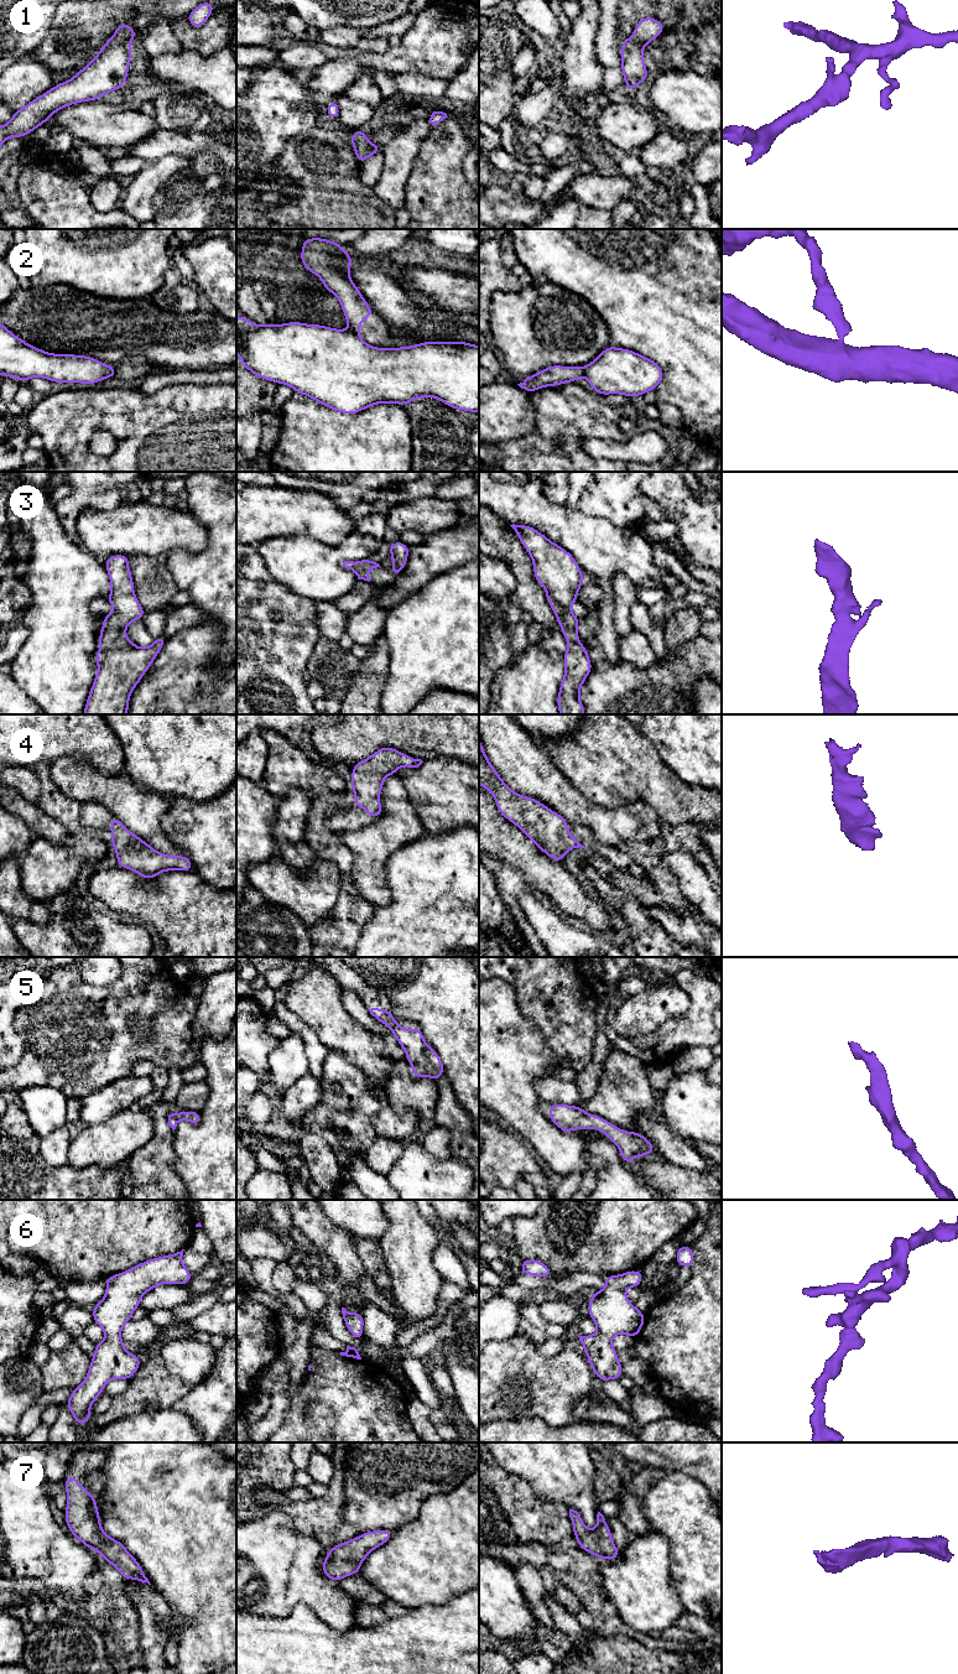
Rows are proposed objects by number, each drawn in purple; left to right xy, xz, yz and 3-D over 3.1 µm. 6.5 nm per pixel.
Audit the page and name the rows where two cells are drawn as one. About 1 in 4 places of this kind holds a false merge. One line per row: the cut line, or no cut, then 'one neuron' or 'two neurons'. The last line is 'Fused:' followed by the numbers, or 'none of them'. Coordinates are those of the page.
1: cut none; one neuron
2: cut xz (350, 329), (358, 336); two neurons
3: cut none; one neuron
4: cut none; one neuron
5: cut none; one neuron
6: cut none; one neuron
7: cut none; one neuron
Fused: 2

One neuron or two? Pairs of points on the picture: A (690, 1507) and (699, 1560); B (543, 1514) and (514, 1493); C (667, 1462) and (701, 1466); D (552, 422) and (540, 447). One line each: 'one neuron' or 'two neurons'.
A: one neuron
B: one neuron
C: one neuron
D: one neuron

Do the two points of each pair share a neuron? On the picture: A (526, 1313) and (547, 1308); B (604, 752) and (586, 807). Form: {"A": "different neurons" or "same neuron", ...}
{"A": "different neurons", "B": "different neurons"}

